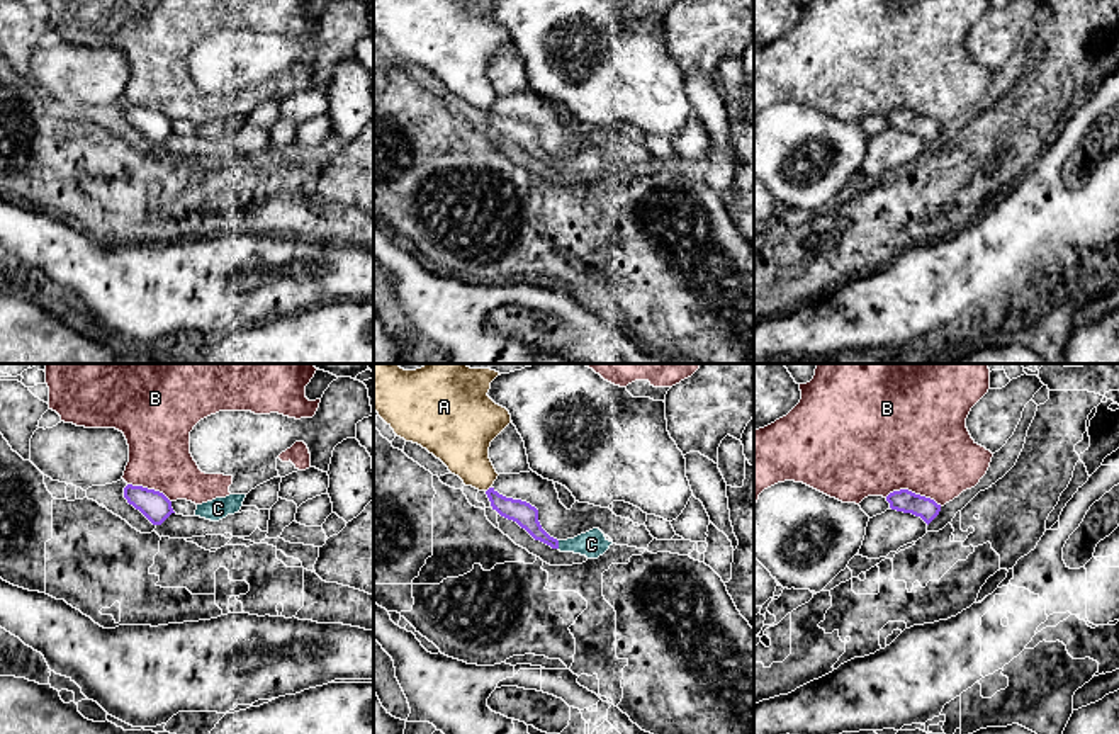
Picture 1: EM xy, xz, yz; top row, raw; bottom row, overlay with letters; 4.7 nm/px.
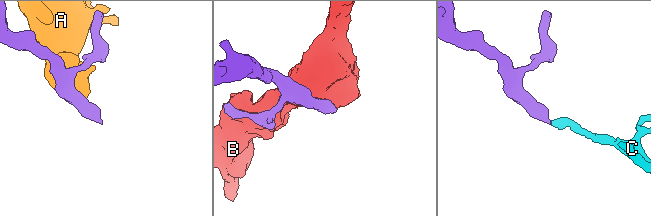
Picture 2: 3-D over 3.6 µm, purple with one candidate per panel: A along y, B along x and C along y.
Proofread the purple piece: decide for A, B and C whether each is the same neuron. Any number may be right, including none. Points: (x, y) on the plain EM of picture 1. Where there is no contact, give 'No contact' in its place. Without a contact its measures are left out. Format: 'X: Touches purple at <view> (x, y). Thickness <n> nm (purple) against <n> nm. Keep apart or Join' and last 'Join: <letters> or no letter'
A: Touches purple at xz (488, 109). Thickness 110 nm (purple) against 260 nm. Keep apart
B: Touches purple at yz (914, 112). Thickness 110 nm (purple) against 480 nm. Keep apart
C: Touches purple at xz (557, 163). Thickness 110 nm (purple) against 130 nm. Join
Join: C

